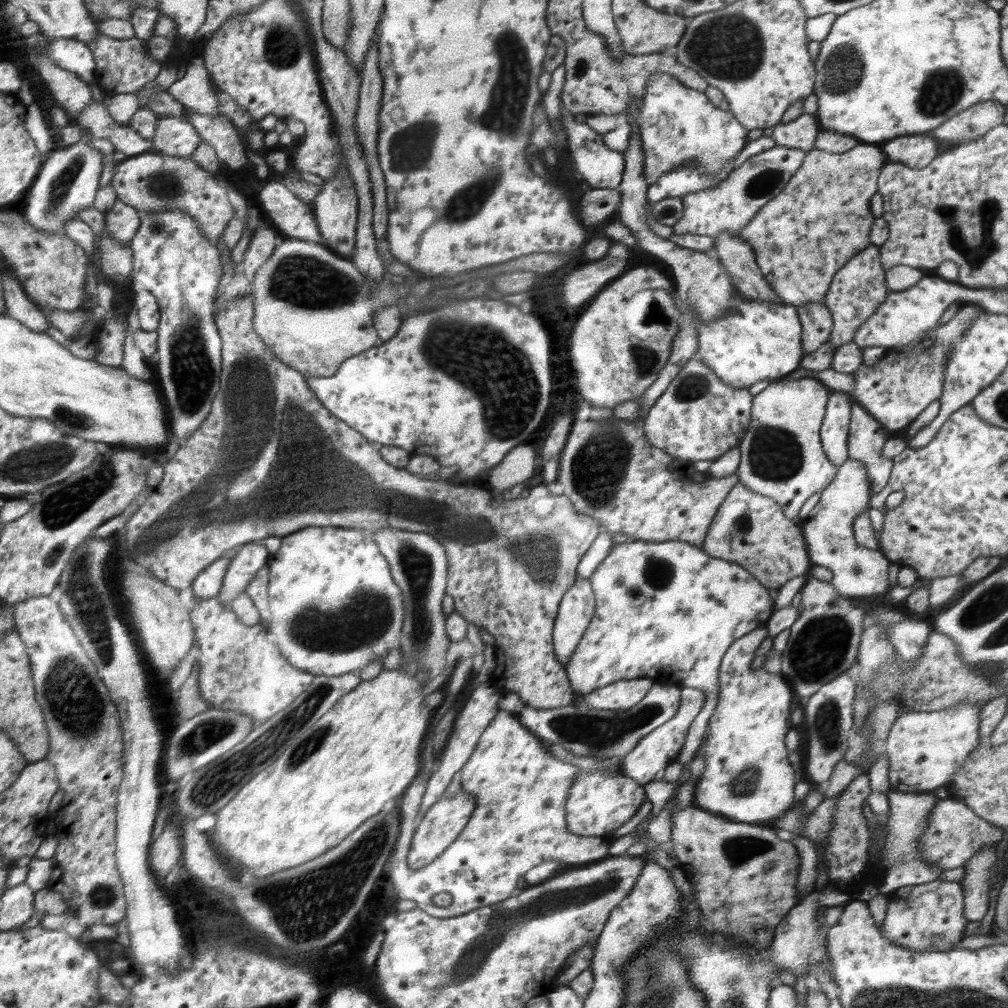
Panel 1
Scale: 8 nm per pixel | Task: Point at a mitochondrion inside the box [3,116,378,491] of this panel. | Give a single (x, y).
(301, 280)

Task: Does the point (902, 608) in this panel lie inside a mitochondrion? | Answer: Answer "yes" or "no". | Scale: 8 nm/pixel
no

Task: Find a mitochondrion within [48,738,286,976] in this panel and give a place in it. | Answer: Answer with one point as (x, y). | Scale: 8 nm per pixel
(100, 895)

